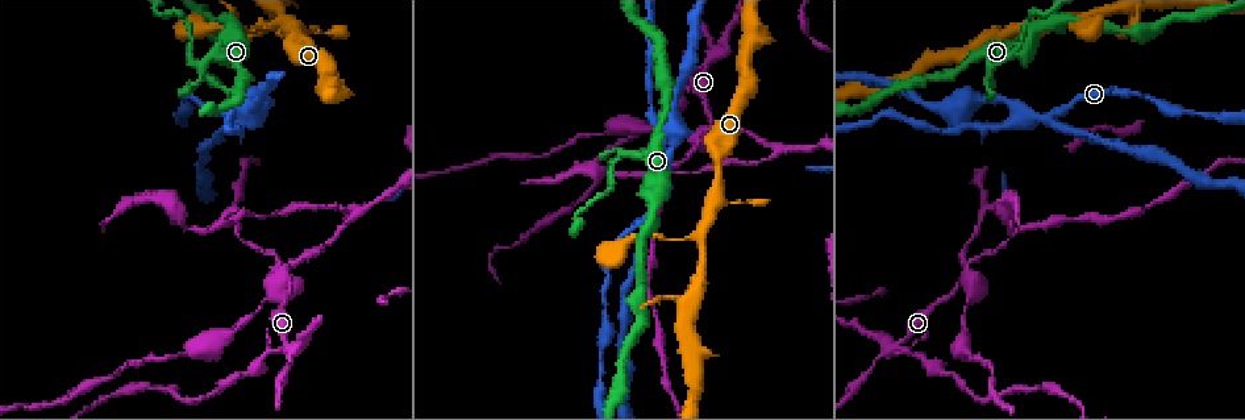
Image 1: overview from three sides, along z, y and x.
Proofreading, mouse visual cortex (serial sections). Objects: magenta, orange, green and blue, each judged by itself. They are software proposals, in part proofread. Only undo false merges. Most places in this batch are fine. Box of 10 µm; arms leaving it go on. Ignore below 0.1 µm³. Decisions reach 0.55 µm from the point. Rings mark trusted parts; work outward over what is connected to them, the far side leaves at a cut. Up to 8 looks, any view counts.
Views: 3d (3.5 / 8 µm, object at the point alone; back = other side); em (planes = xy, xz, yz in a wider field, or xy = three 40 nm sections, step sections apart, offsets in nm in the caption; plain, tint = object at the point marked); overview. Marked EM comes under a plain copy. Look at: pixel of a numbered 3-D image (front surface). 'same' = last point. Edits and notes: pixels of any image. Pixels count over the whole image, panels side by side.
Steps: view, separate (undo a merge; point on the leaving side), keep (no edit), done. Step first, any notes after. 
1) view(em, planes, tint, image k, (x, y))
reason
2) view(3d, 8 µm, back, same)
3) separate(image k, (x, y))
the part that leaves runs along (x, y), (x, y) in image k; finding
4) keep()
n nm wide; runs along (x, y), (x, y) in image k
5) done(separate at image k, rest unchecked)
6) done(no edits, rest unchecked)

view(3d, 3.5 µm, image 1, (1052, 117))
three-way junction

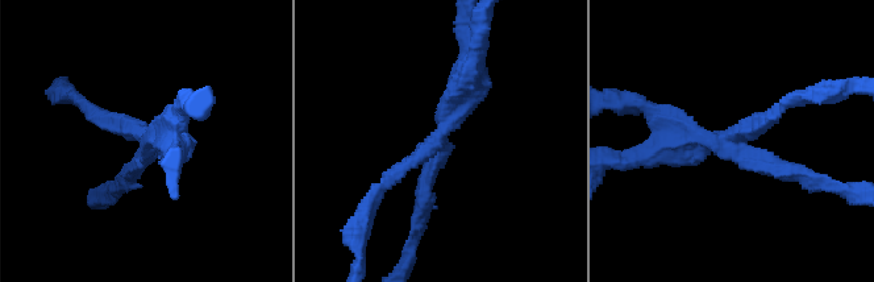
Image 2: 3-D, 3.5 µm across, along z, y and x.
view(em, xy, step 3, tint, image 2, (734, 138))
3 arms; arms of 150, 200, 300 nm

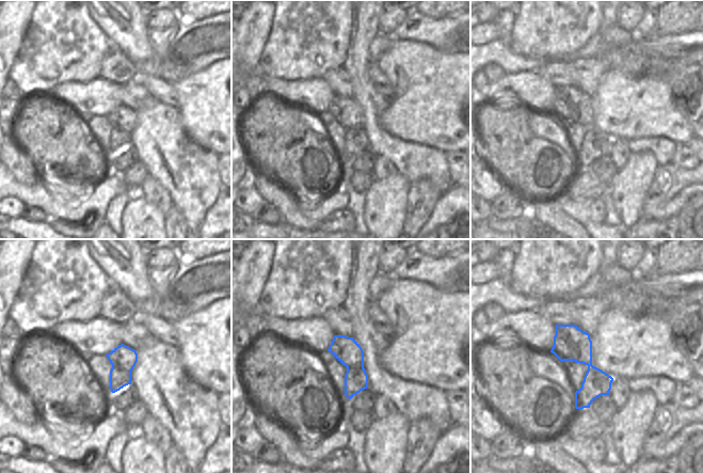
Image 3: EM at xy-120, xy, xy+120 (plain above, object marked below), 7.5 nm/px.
view(em, xy, step 5, tint, same)
cut it another way

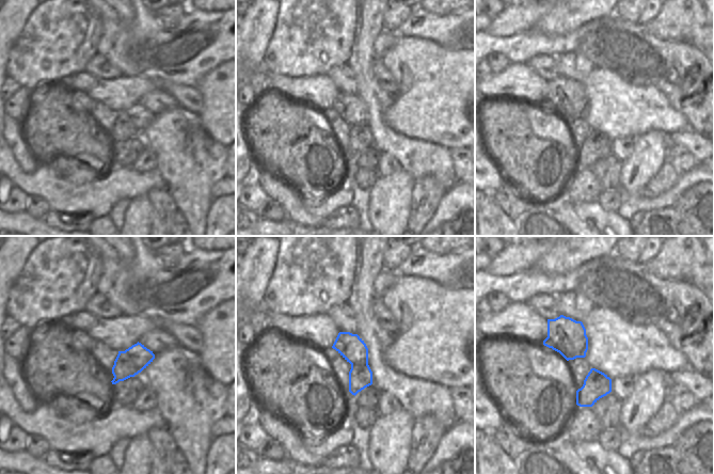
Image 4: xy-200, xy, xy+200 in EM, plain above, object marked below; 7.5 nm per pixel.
separate(image 2, (479, 38))
200 nm wide; the part that leaves runs along (723, 141), (625, 102) in image 2; a second cell is stuck on

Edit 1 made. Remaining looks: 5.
view(3d, 3.5 µm, image 1, (707, 129))
four or more arms meet

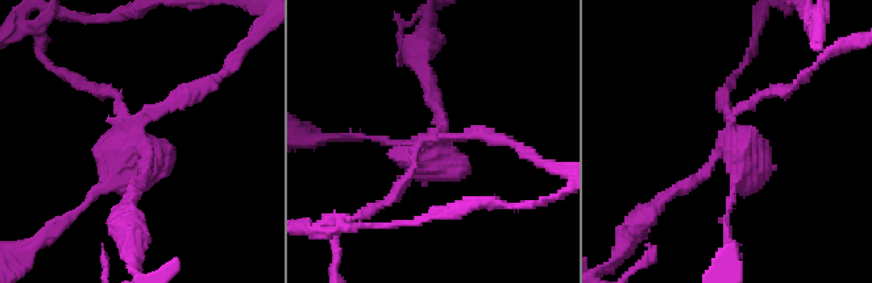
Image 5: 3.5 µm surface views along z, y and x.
view(em, xy, step 2, tint, image 5, (433, 135))

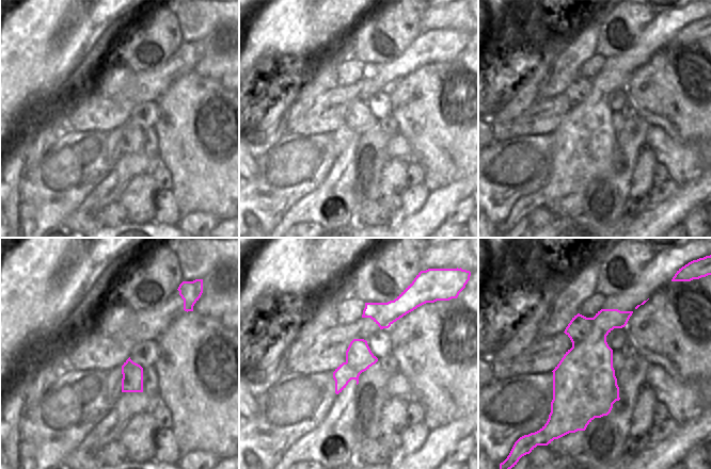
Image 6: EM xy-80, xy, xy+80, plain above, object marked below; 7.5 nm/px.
separate(image 5, (743, 174))
arms of 100, 150, 150, 150 nm; the part that leaves runs along (727, 138), (747, 155), (727, 228) in image 5; a second cell is stuck on

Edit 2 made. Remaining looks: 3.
view(3d, 3.5 µm, image 1, (713, 39))
three-way junction

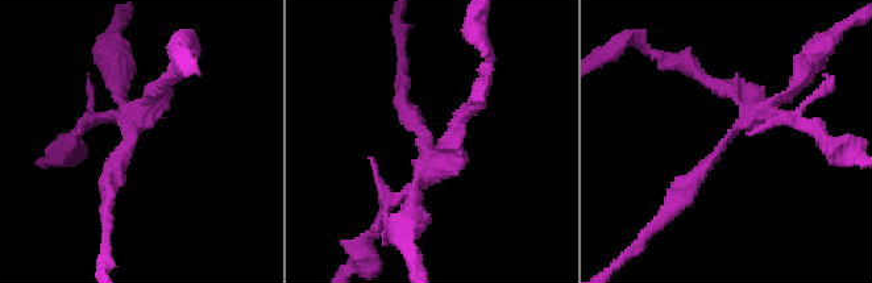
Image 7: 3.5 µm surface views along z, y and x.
view(em, planes, tint, image 7, (134, 137))
3 arms; arms of 150, 200, 250 nm; need the tissue

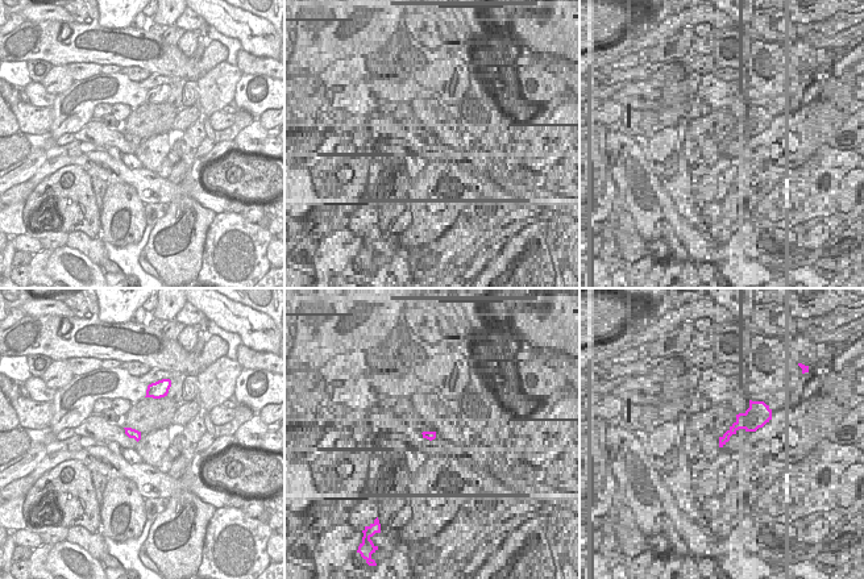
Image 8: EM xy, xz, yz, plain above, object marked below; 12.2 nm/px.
separate(image 7, (801, 121))
two cells meet here

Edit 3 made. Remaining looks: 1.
done(separate at image 2, separate at image 5, separate at image 7, rest unchecked)

